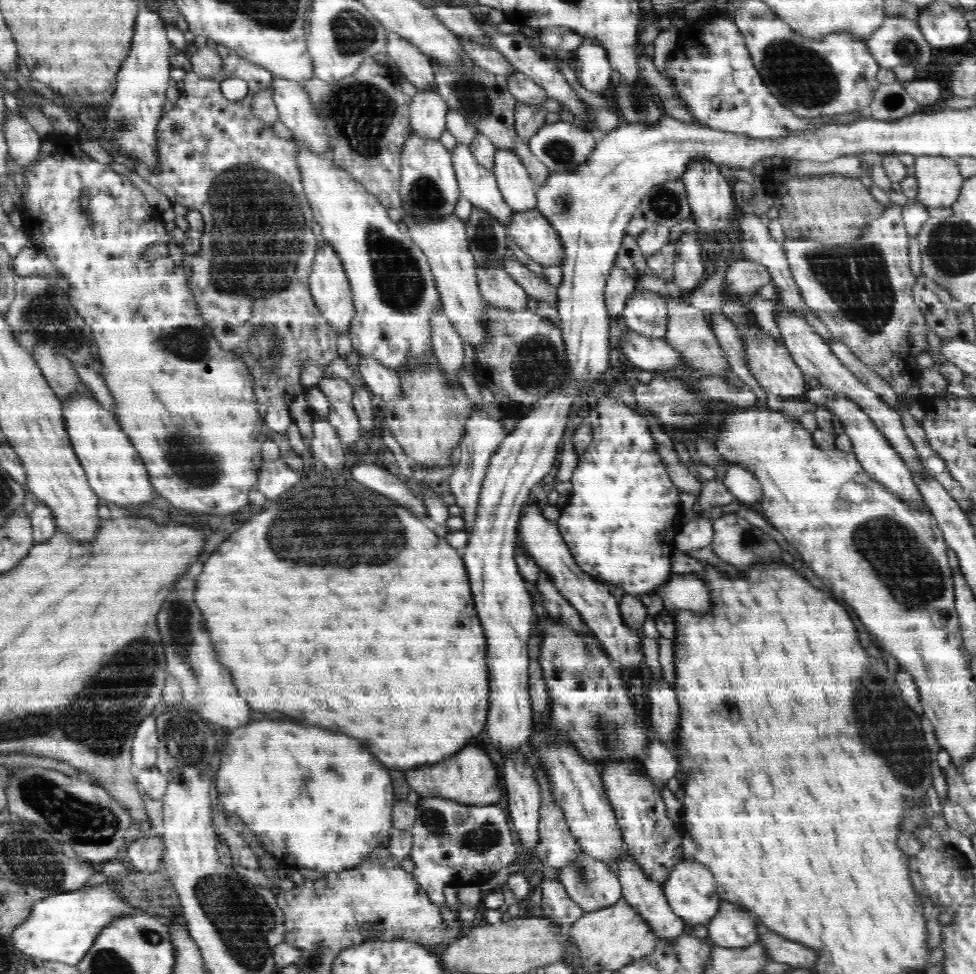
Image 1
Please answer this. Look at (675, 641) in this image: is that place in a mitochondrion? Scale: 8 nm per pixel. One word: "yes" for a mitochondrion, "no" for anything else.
no

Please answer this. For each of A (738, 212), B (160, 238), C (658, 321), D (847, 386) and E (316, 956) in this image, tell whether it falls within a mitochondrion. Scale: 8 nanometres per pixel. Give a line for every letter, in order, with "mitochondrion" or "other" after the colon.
A: other
B: other
C: other
D: other
E: mitochondrion

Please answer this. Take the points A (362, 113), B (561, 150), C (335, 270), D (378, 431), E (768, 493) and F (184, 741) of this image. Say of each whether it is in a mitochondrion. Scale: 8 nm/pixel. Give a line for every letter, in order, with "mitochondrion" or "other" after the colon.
A: mitochondrion
B: mitochondrion
C: other
D: other
E: other
F: mitochondrion

